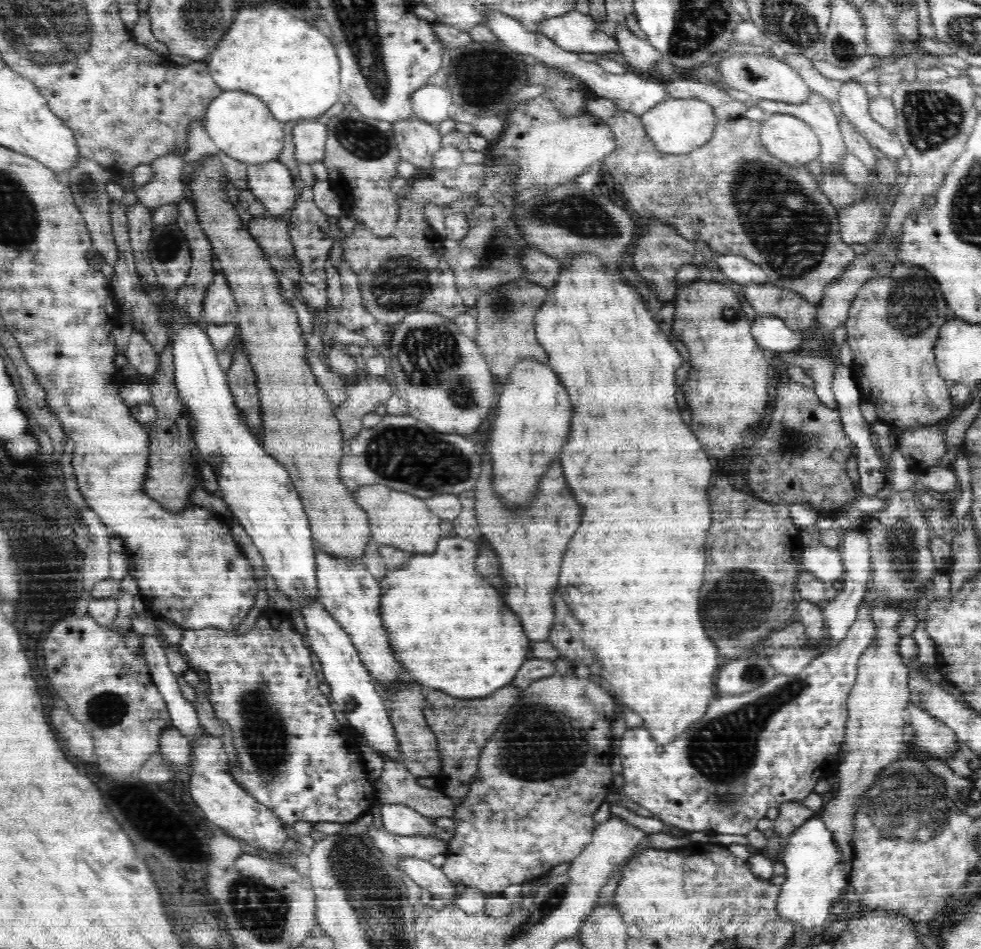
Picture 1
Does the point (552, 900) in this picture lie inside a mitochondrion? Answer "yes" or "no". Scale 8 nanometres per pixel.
yes

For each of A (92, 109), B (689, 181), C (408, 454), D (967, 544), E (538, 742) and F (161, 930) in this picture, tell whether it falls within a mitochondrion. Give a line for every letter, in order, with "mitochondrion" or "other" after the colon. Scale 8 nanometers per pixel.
A: other
B: other
C: mitochondrion
D: other
E: mitochondrion
F: other

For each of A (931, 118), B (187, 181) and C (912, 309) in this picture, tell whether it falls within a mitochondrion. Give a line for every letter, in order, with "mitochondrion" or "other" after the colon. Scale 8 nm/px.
A: mitochondrion
B: other
C: mitochondrion

